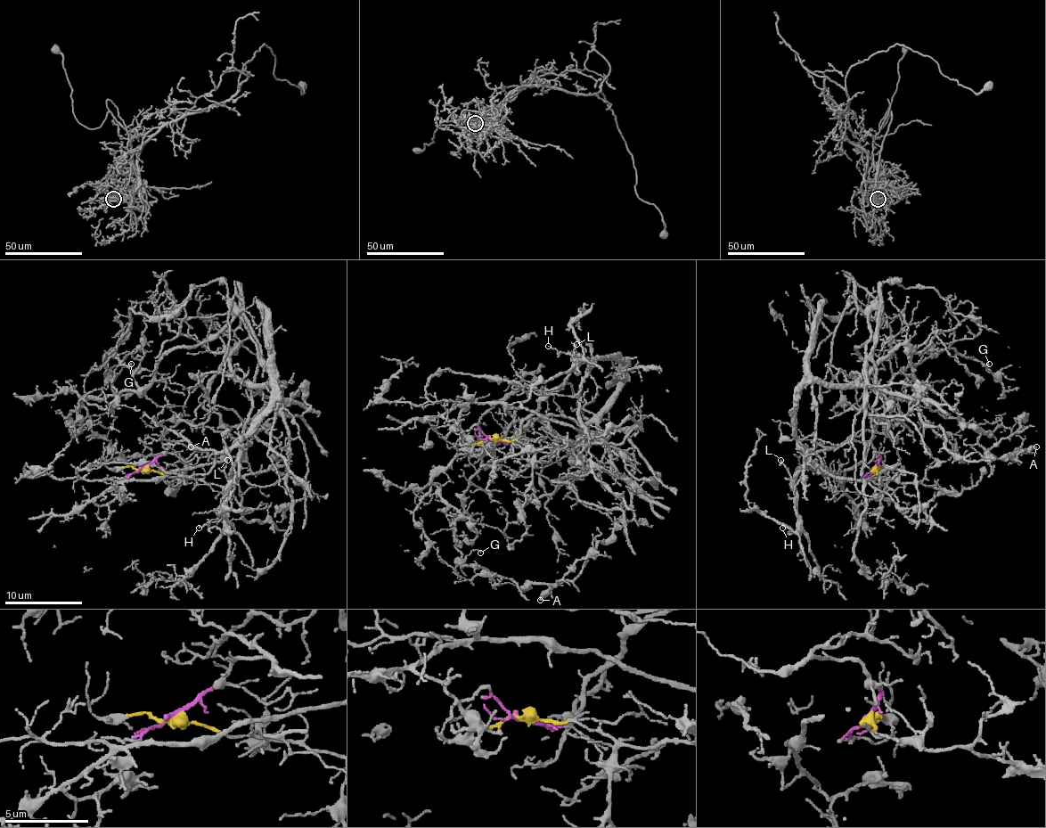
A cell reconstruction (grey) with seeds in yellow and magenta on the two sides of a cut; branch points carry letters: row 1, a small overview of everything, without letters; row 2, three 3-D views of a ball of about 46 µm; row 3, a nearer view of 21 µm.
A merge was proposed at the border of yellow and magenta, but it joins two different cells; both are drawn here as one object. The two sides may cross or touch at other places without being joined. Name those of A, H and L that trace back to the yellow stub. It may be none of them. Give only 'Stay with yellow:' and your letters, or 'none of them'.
Stay with yellow: A

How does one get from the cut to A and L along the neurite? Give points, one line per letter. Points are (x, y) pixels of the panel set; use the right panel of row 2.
A: (876, 468), (886, 486), (862, 474), (864, 387), (930, 387), (992, 456), (1015, 458), (1036, 446)
L: (876, 468), (879, 456), (864, 441), (816, 451), (798, 446), (804, 466), (793, 479), (781, 461)

